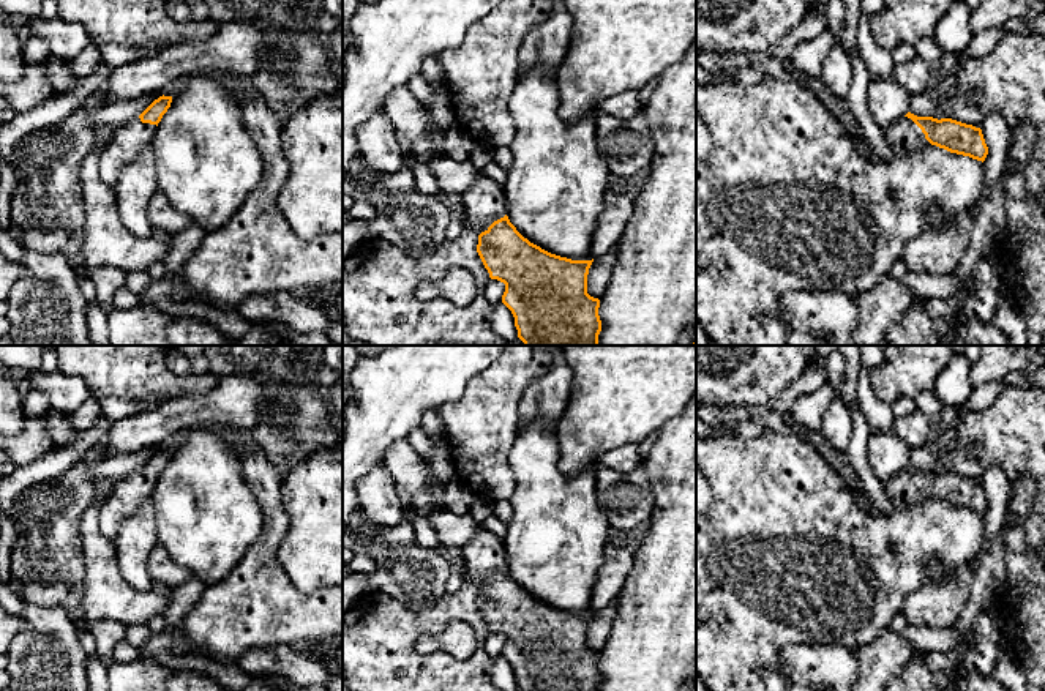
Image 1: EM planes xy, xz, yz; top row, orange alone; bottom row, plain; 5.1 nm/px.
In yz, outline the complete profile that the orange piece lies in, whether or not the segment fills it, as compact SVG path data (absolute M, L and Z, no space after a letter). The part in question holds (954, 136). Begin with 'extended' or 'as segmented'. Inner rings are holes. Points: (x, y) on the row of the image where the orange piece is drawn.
extended; M908 112L884 133L893 156L905 156L928 145L982 162L988 155L982 129L952 118L938 120Z

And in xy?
extended; M159 96L139 117L106 133L96 153L99 177L114 186L122 170L152 145L155 129L170 107L172 96Z

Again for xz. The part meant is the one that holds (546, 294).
extended; M485 175L455 200L455 207L464 227L480 233L477 252L489 278L505 284L502 303L511 311L524 346L598 346L600 300L587 293L587 275L594 259L560 257L524 238L507 216L504 186Z

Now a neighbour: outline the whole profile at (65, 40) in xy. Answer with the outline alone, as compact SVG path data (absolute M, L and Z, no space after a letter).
M39 14L27 19L27 27L32 36L47 43L54 57L74 58L90 44L87 30L81 24L65 22L58 17L46 21Z

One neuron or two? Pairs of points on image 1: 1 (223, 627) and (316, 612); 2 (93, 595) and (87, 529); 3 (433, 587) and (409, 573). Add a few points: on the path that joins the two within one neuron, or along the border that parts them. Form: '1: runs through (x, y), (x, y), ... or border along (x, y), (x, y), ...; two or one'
1: runs through (247, 616), (292, 616); one
2: runs through (95, 579), (95, 545); one
3: runs through (426, 586), (415, 576); one

